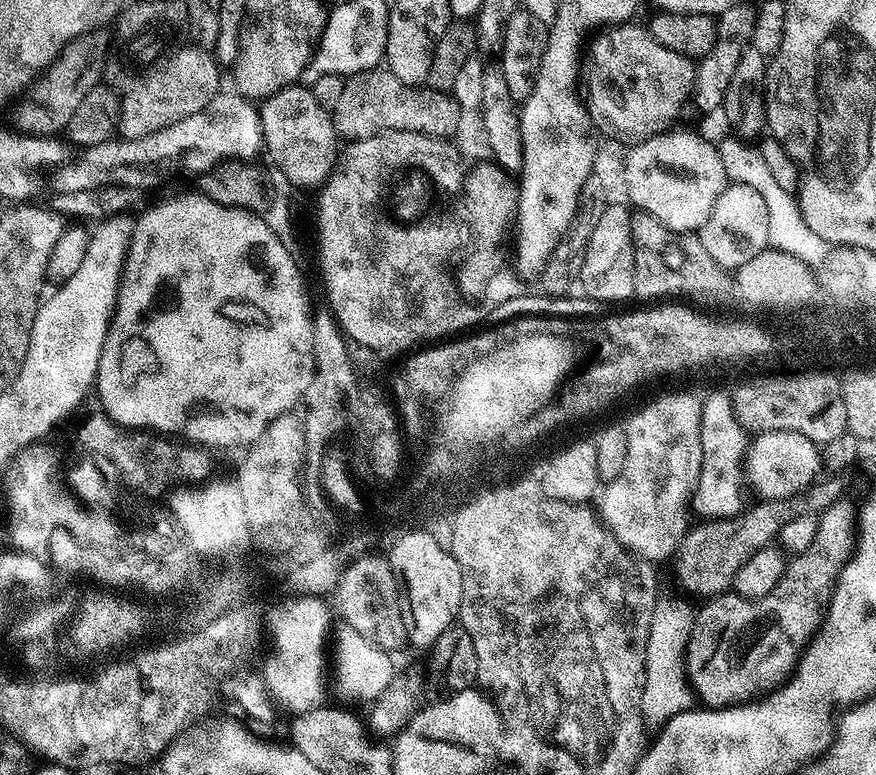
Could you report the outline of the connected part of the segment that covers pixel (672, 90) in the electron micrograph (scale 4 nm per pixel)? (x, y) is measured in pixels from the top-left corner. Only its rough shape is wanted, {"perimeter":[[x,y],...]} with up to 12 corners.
{"perimeter":[[625,22],[586,48],[593,129],[624,146],[689,103],[691,59]]}

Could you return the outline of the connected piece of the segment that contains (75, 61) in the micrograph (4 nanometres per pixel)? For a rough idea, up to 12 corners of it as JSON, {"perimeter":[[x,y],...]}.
{"perimeter":[[110,36],[74,38],[37,75],[15,127],[53,136],[104,80]]}

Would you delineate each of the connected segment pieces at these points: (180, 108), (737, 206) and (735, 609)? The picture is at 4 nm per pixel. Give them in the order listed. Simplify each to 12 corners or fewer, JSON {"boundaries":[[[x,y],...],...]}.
{"boundaries":[[[177,47],[122,96],[137,140],[198,114],[221,91],[209,49]],[[725,186],[698,229],[703,255],[725,270],[761,251],[762,200]],[[848,498],[765,596],[709,599],[683,667],[709,709],[792,675],[854,551]]]}

